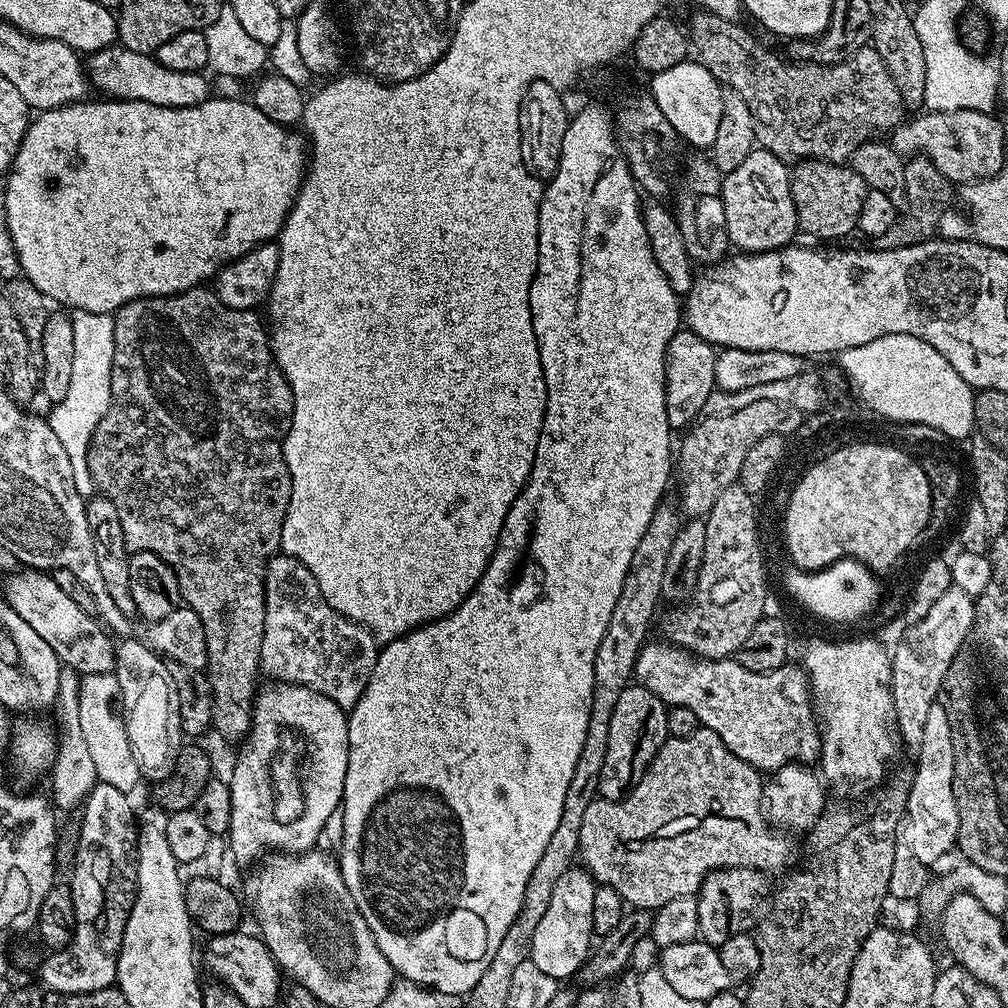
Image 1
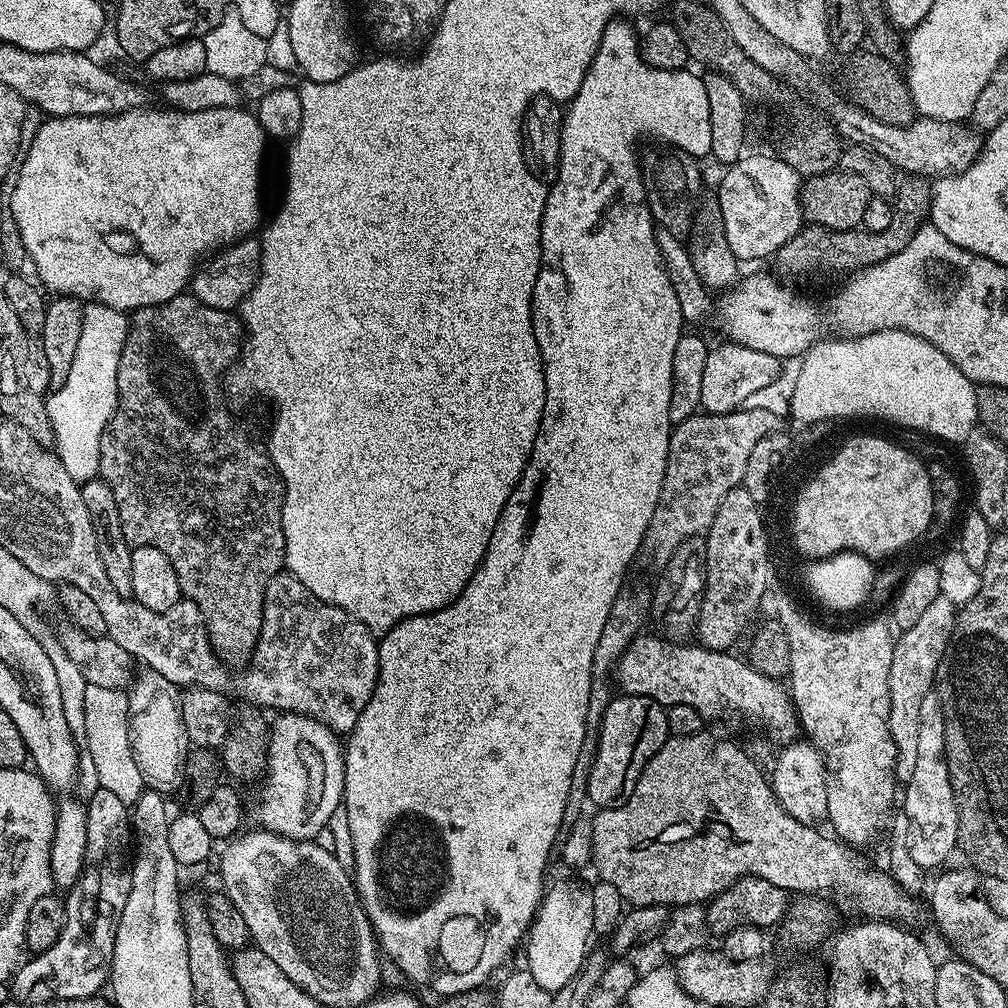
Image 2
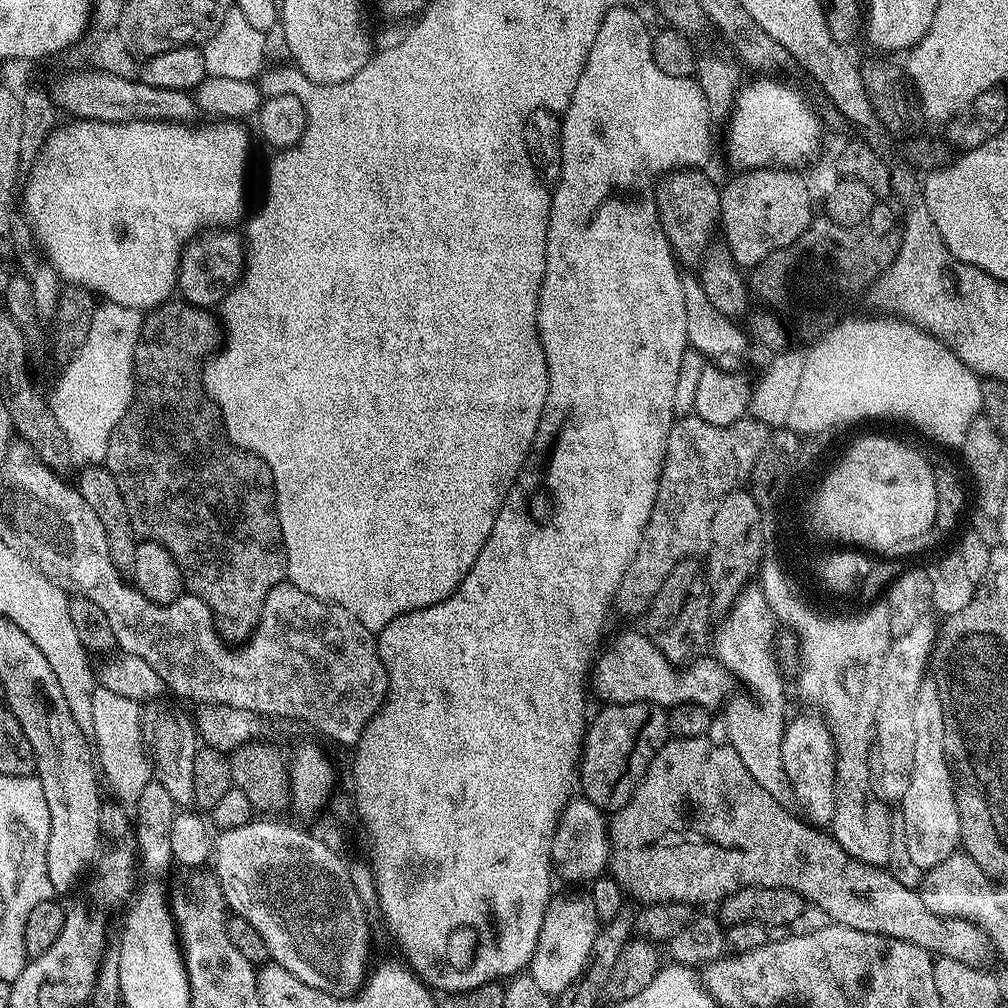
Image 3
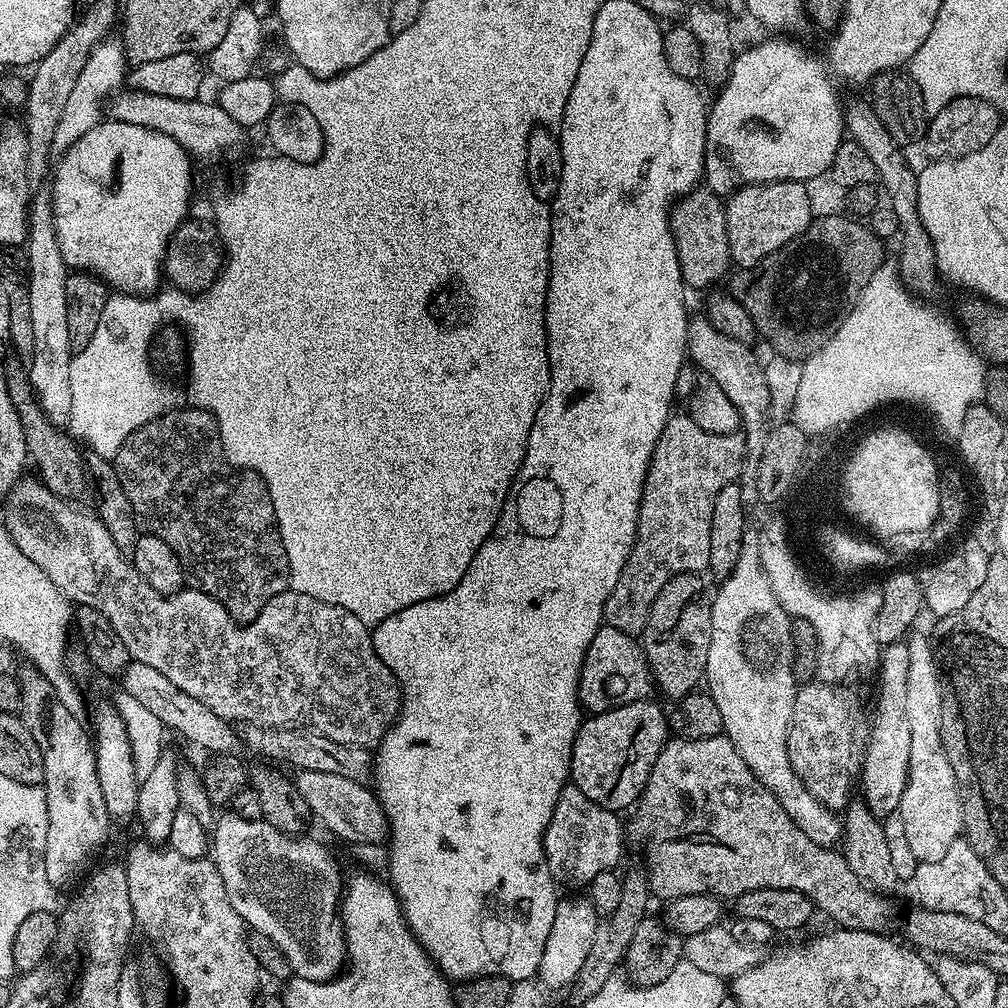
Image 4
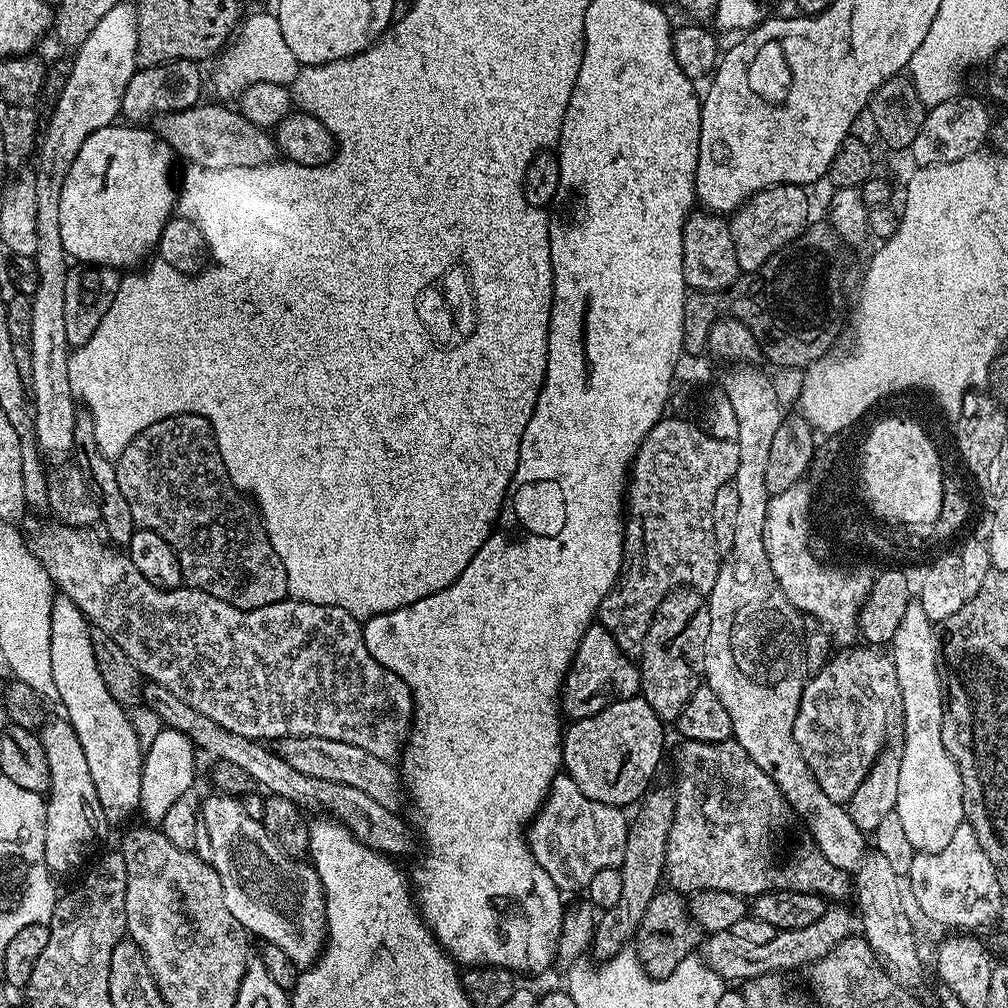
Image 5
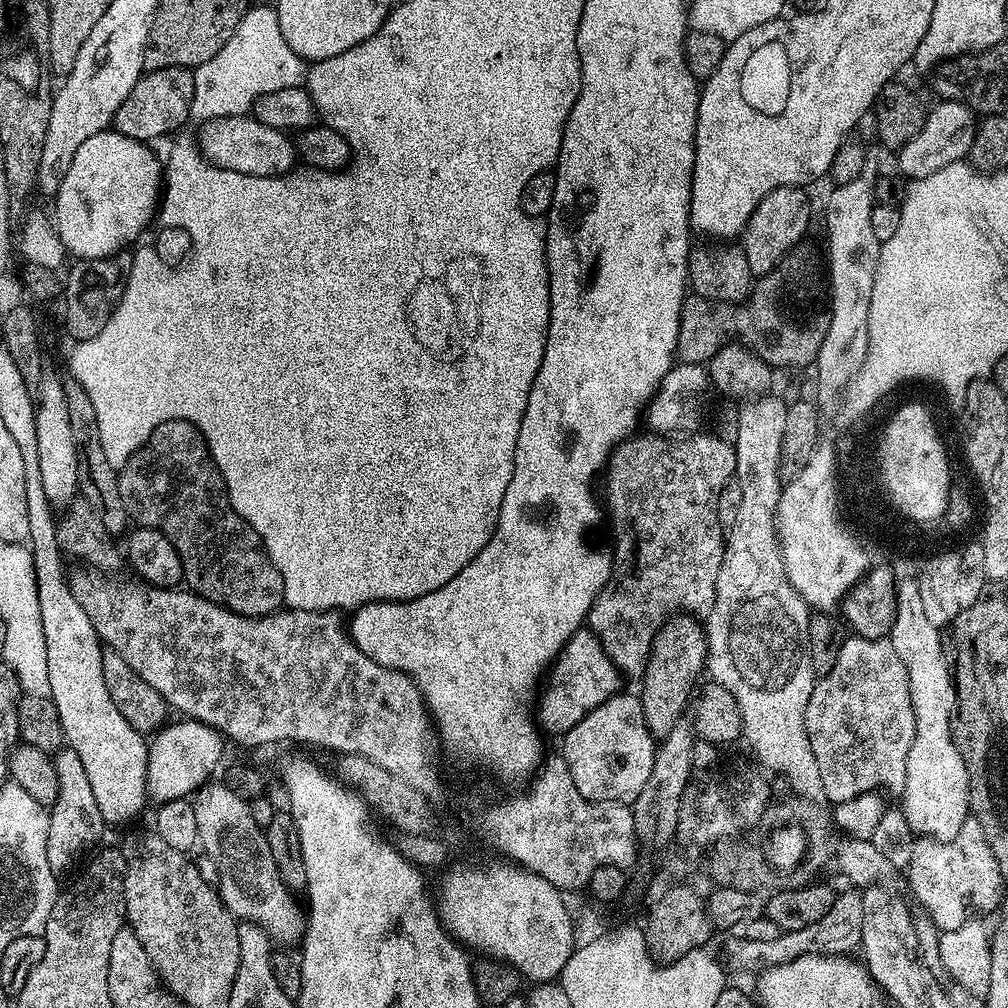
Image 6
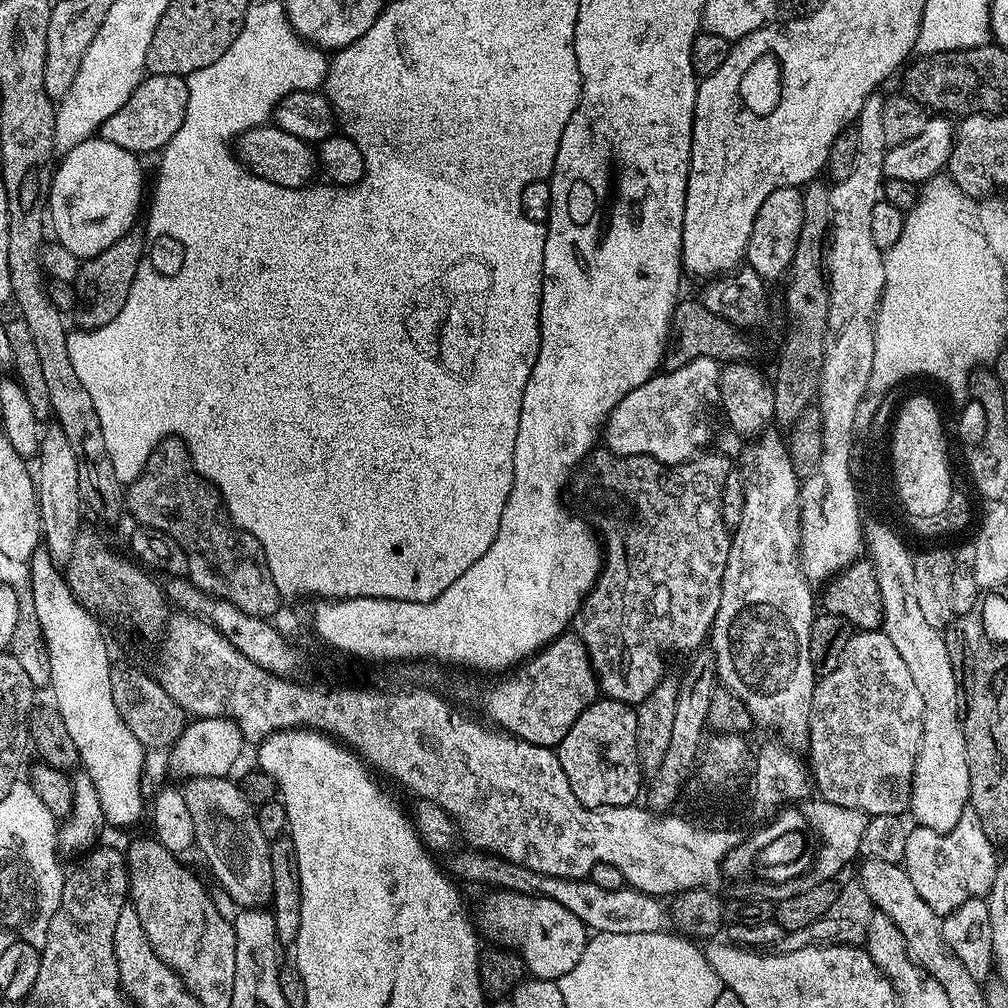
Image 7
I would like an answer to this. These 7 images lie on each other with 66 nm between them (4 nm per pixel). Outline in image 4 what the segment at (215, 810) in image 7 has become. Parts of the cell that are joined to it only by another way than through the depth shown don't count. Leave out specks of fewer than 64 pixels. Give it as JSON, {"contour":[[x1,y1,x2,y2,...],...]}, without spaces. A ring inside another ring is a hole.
{"contour":[[228,810,225,811,226,814,224,817,222,815,215,821,214,827,210,832,210,859,213,864,216,865,216,869,218,870,218,874,222,874,222,882,226,886,226,894,230,898,230,906,234,906,234,910,238,910,238,914,243,918,245,925,251,931,257,932,258,934,266,934,266,938,270,938,270,942,274,942,276,944,277,950,280,952,280,955,286,958,286,962,290,962,290,966,292,967,293,973,297,976,301,976,302,978,306,978,307,980,331,980,334,977,338,976,341,973,341,970,345,967,346,957,348,954,348,947,346,946,346,942,344,941,344,922,340,919,340,901,342,899,342,876,340,880,340,870,336,866,335,862,332,861,332,856,327,852,326,849,323,848,322,845,319,844,316,840,300,840,299,835,289,834,286,832,280,832,274,826,270,826,264,819,259,820,247,820,246,818,242,818,241,816,236,815,235,812]]}

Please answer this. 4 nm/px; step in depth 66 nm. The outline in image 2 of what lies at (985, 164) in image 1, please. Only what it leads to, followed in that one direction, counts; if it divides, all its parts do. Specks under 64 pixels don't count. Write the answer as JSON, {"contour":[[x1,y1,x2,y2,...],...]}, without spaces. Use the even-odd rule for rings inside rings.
{"contour":[[920,116,906,126,884,124,860,124,860,132,872,140,872,148,886,158,901,173,925,178,950,176,966,170,980,157,982,136,975,127,954,120,939,120]]}

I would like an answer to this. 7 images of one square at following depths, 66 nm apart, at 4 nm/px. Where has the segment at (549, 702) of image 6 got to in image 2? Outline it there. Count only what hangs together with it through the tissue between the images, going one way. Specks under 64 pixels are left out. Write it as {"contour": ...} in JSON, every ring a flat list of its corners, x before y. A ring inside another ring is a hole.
{"contour":[[648,635,637,636,618,665,618,684,627,695,645,696,665,706,689,704,709,721,729,712,734,719,745,720,752,728,765,728,774,739,784,740,780,742,797,739,798,717,789,689,781,681,758,674,741,657]]}

